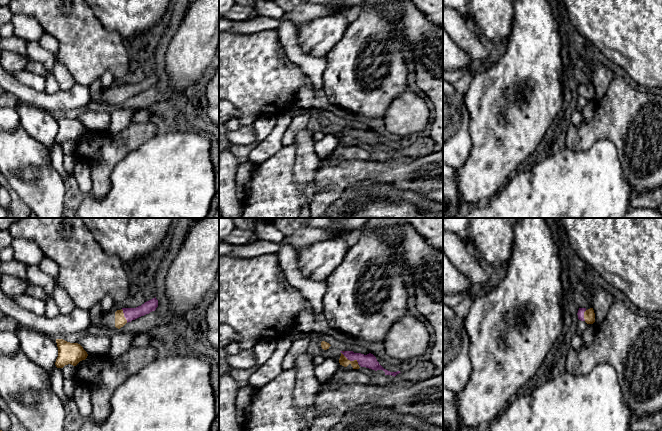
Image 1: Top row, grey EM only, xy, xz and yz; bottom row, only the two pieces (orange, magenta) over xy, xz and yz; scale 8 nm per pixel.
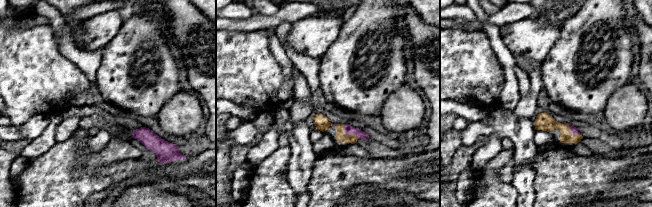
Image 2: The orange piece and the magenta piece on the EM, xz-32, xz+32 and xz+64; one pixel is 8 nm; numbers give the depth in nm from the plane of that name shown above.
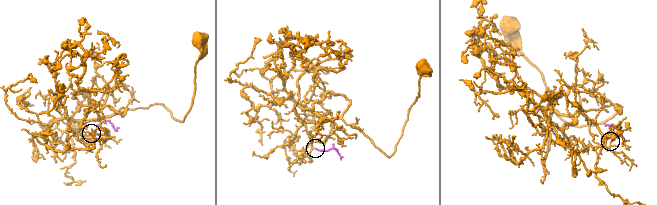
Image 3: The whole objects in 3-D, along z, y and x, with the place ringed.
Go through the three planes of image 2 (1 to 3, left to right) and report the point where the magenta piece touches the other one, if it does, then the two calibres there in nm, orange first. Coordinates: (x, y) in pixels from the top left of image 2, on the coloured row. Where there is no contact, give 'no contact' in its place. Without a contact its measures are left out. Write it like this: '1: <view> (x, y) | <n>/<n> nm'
1: no contact
2: xz+32 (347, 134) | 90/70 nm
3: xz+64 (571, 133) | 140/60 nm

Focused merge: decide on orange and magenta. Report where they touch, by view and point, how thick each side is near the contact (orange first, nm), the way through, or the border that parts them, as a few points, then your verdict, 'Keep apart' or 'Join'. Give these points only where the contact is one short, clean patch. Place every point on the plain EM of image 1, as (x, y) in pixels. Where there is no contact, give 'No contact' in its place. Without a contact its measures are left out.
Touches orange at xz (349, 136). Thickness 70 nm (orange) against 110 nm. Path across: xz (343, 137), (349, 136), (369, 137). Join

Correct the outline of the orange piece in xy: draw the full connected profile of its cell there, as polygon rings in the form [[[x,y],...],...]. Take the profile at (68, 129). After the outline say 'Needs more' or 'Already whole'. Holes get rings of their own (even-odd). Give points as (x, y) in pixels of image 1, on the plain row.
[[[56,115],[56,119],[58,123],[58,133],[55,141],[57,144],[63,144],[68,140],[76,142],[88,132],[87,128],[78,119],[70,119],[63,115]]]. Already whole

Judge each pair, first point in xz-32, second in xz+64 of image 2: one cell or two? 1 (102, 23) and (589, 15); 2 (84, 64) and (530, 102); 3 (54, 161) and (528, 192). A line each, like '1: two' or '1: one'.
1: two
2: one
3: two

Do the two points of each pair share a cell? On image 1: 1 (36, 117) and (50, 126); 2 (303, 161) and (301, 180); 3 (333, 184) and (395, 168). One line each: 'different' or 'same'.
1: same
2: same
3: same

